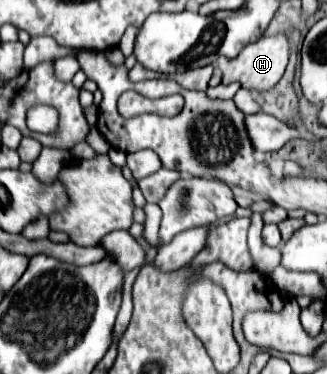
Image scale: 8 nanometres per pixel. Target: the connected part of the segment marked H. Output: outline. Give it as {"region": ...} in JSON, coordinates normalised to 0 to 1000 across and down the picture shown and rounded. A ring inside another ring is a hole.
{"region":[[[869,88],[801,94],[783,115],[746,126],[722,158],[667,152],[654,179],[679,195],[679,227],[722,217],[722,222],[734,222],[734,233],[752,233],[758,243],[801,249],[801,243],[820,243],[826,233],[838,233],[862,211],[869,184],[881,174],[881,147],[887,147],[887,131],[881,131],[881,110],[875,110]]]}

